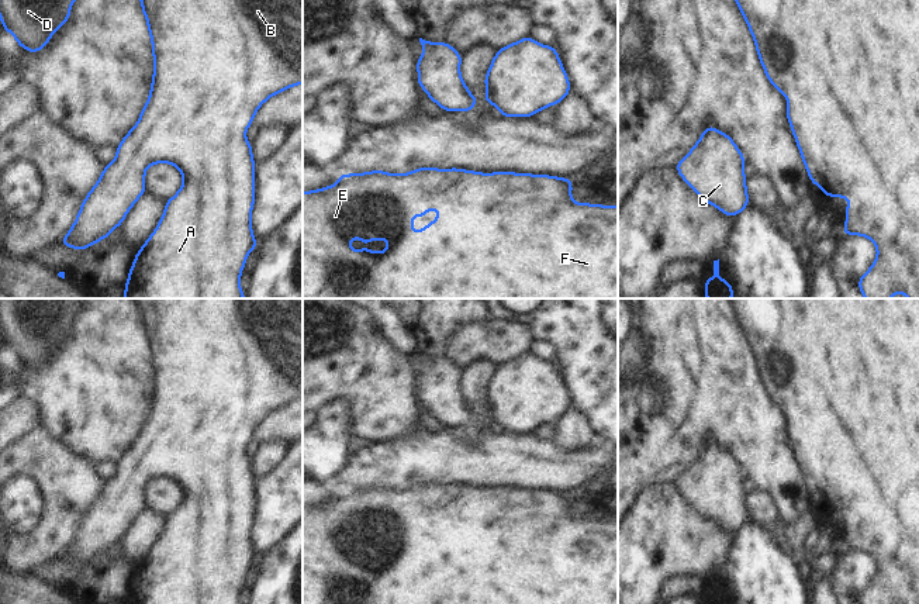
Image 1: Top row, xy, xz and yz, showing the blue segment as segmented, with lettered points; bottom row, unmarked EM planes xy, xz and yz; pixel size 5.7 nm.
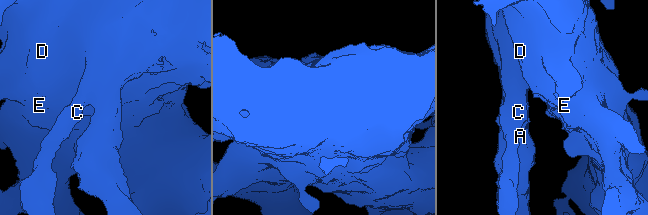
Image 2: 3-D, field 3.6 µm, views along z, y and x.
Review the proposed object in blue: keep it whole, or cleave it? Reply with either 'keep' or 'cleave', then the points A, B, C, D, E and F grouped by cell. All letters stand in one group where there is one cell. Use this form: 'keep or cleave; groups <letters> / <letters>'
keep; groups A B C D E F

